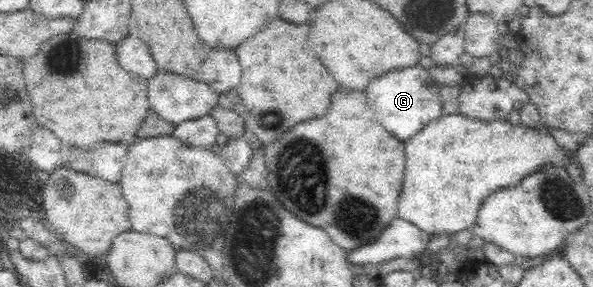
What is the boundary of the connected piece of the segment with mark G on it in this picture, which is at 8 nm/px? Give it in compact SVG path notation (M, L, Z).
M419 64L396 68L370 80L366 86L368 106L374 110L376 120L396 138L406 140L422 130L431 120L443 114L443 102L440 99L441 85L429 70Z

